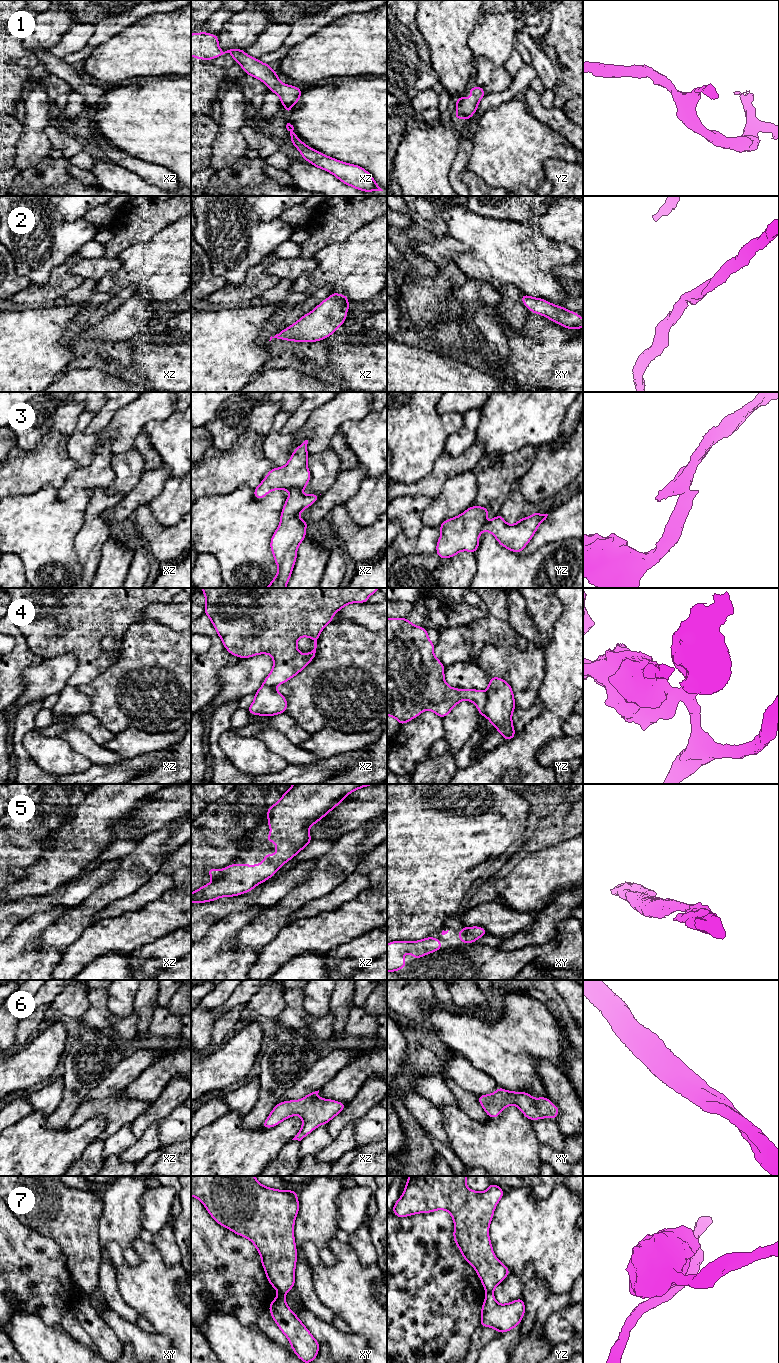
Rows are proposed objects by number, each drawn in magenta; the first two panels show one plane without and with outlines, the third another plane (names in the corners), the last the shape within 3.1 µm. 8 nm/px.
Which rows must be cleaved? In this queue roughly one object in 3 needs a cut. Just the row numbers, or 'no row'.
3, 4, 7

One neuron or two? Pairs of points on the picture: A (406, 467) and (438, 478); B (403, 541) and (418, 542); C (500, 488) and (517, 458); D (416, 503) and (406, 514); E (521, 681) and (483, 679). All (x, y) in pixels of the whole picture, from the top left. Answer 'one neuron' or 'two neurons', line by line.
A: two neurons
B: one neuron
C: one neuron
D: one neuron
E: two neurons

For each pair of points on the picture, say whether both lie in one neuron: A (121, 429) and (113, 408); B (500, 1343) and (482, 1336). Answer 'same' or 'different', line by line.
A: different
B: different

